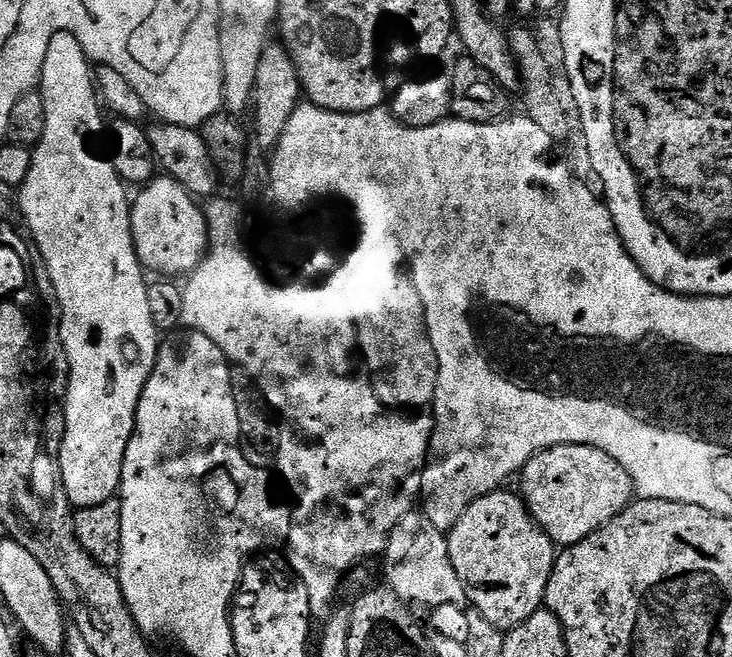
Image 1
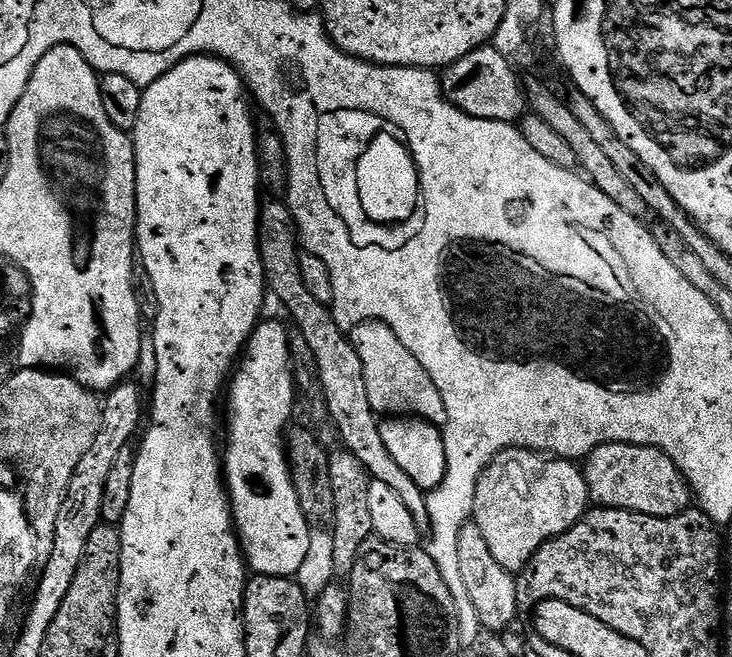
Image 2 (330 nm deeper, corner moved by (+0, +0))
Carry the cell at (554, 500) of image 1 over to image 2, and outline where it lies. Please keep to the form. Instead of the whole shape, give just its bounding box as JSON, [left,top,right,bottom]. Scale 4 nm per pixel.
[582,444,694,516]

